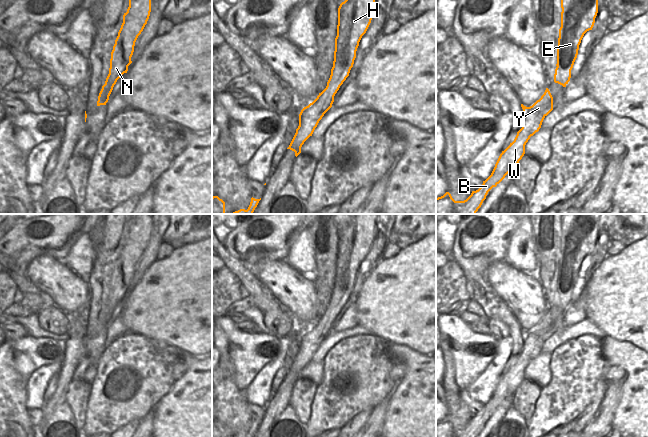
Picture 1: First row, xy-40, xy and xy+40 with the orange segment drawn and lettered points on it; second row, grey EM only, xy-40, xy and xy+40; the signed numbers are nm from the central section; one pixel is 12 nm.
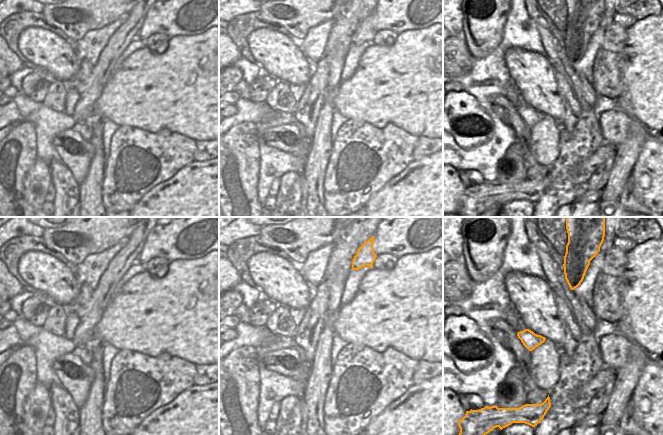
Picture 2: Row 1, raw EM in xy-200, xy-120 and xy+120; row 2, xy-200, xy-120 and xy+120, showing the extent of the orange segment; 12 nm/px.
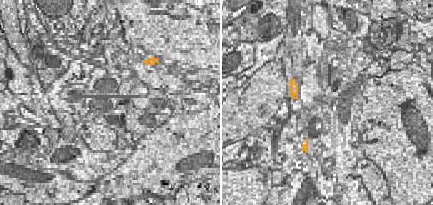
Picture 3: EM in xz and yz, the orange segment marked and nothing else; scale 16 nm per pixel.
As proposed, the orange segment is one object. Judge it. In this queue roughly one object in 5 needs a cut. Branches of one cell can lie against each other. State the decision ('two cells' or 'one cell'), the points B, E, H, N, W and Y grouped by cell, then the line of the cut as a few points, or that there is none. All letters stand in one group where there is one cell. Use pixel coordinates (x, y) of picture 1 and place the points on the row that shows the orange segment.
one cell; groups B E H N W Y; cut none

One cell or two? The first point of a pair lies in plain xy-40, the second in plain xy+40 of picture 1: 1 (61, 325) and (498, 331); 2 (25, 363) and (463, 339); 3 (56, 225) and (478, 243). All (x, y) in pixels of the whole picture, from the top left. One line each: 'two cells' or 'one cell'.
1: one cell
2: one cell
3: one cell

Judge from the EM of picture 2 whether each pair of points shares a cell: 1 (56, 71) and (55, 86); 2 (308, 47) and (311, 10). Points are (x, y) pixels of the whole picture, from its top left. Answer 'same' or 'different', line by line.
1: different
2: different

